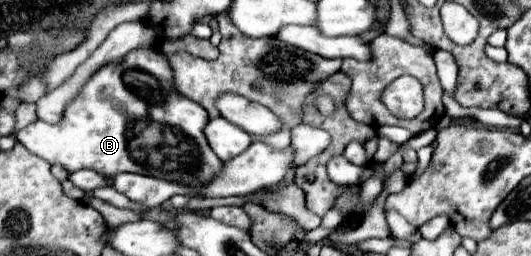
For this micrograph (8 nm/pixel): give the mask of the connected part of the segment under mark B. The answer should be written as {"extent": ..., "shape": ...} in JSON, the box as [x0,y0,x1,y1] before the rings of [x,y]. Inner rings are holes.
{"extent":[18,46,222,184],"shape":[[[152,46],[132,50],[122,62],[102,66],[66,106],[64,118],[56,126],[36,120],[18,130],[18,142],[46,162],[64,166],[68,172],[82,168],[92,168],[102,176],[140,172],[182,184],[204,184],[222,166],[222,160],[210,150],[204,138],[202,130],[206,122],[206,110],[176,92],[166,56]],[[150,124],[158,124],[166,132],[172,130],[172,144],[152,146],[146,142],[144,132]]]}

